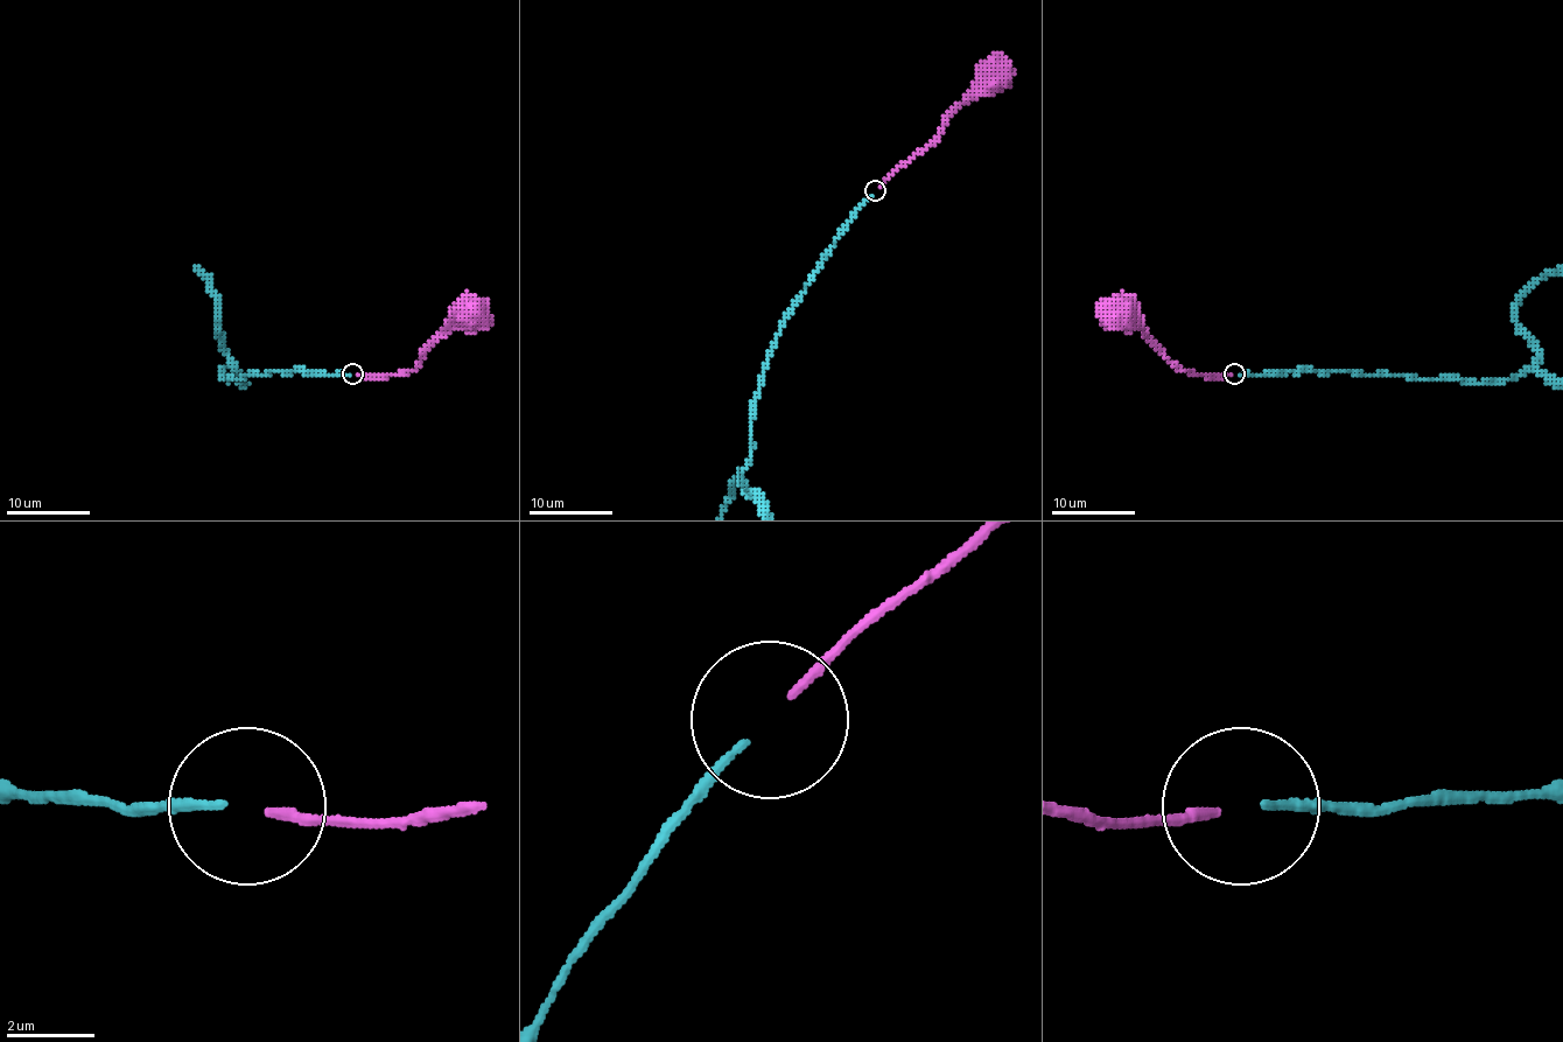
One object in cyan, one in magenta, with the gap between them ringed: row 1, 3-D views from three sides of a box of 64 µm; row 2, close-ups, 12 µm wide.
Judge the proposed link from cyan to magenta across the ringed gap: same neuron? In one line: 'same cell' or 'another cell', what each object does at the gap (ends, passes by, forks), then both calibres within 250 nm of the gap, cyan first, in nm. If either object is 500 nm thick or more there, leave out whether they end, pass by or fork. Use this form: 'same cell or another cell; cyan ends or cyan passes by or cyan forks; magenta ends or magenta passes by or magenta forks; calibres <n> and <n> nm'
same cell; cyan ends; magenta ends; calibres 170 and 220 nm

